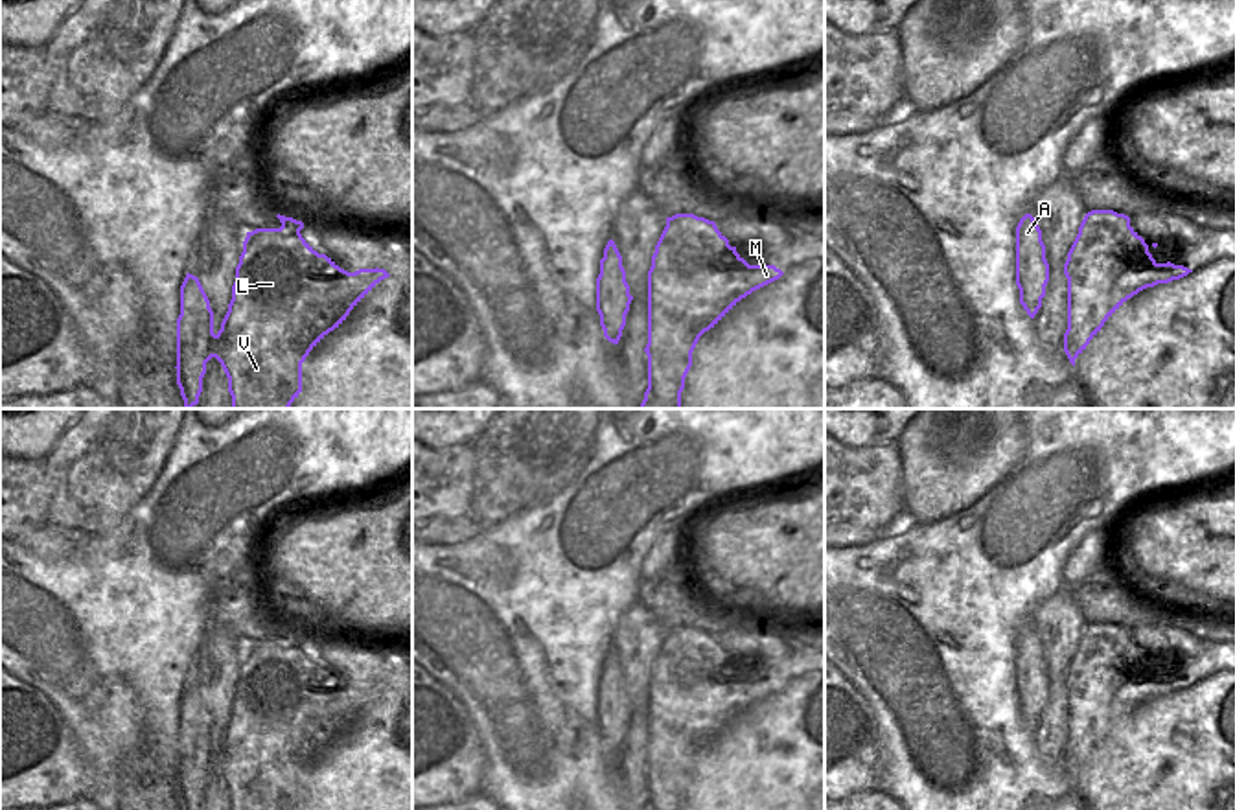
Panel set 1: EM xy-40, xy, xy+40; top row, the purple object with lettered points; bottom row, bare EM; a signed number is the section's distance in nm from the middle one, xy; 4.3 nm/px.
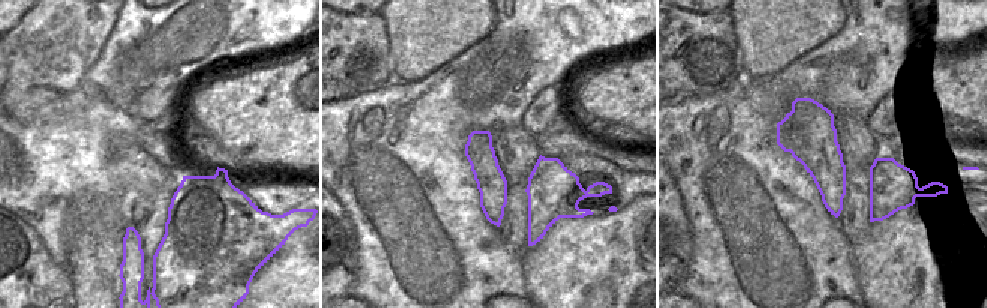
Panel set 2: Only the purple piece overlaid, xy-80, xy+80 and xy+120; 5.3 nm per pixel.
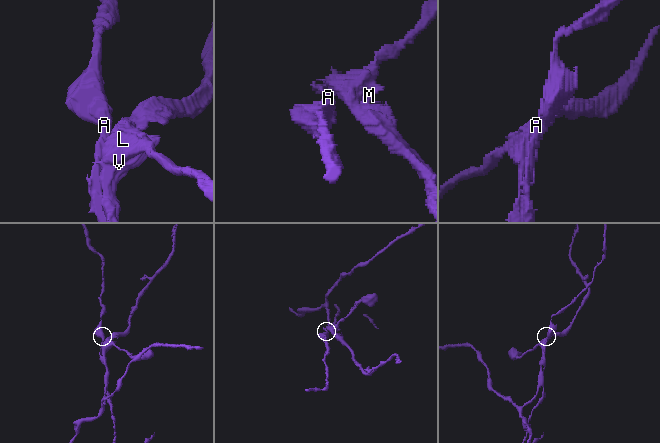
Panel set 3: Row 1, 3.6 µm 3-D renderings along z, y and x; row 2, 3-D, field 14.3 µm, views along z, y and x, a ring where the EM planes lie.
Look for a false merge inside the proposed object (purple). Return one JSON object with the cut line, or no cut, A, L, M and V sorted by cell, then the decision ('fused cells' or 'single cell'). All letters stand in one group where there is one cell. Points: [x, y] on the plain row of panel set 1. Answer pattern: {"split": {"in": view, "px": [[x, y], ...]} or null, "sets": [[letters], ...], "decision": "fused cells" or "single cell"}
{"split": {"in": "xy+40", "px": [[1016, 669], [1024, 678], [1026, 700], [1040, 711]]}, "sets": [["A"], ["L", "M", "V"]], "decision": "fused cells"}

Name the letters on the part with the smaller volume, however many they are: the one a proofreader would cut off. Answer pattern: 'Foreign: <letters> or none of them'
Foreign: A

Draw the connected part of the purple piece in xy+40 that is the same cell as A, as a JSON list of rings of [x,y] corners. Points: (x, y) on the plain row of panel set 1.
[[[1025,626],[1016,639],[1016,670],[1023,672],[1029,705],[1044,711],[1049,694],[1049,676],[1042,642],[1031,626]]]

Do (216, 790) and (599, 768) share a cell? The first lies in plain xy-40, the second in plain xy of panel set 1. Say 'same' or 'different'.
different

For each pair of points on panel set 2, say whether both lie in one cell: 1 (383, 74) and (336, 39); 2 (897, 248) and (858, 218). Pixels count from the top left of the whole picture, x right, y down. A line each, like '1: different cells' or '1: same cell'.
1: same cell
2: different cells

